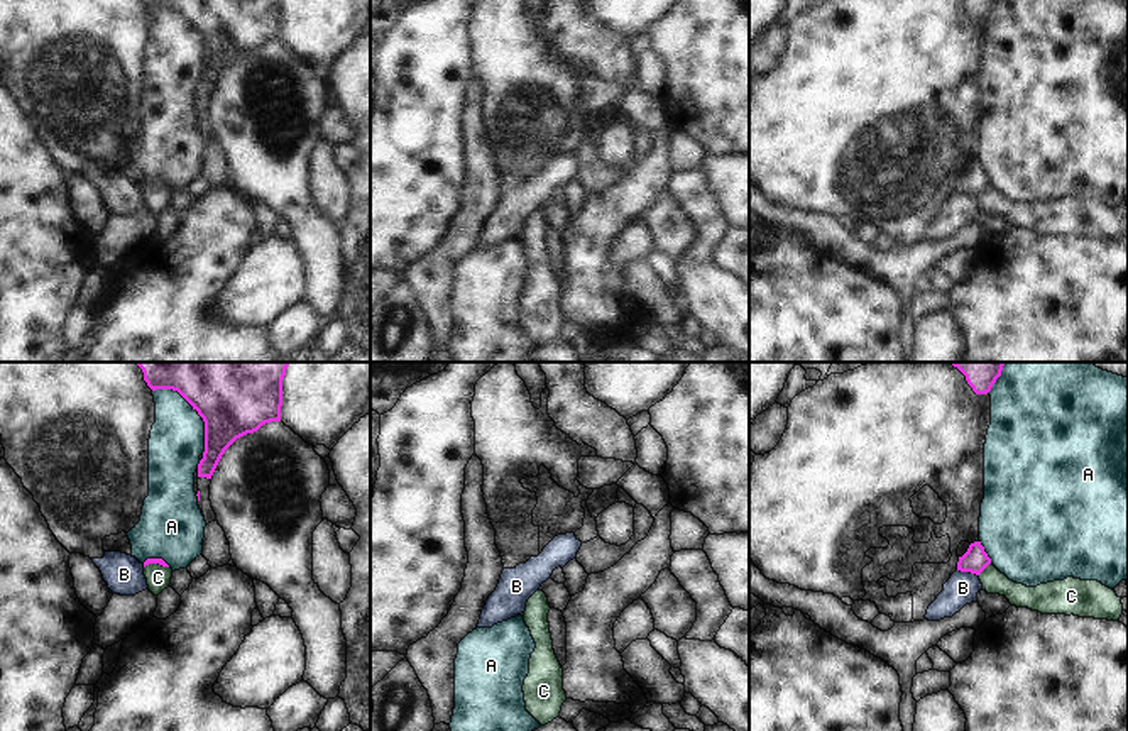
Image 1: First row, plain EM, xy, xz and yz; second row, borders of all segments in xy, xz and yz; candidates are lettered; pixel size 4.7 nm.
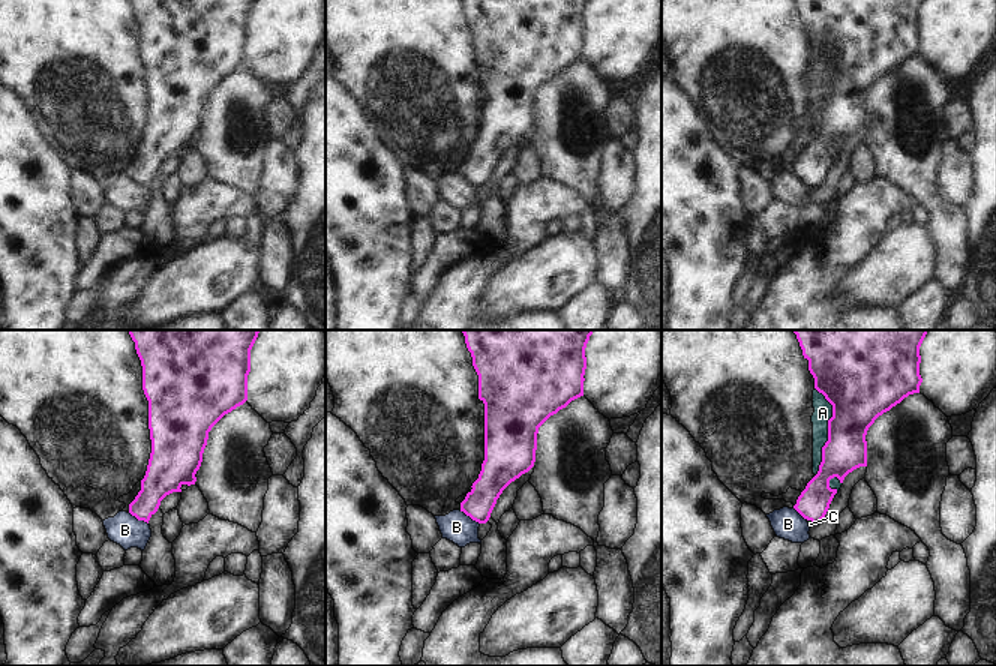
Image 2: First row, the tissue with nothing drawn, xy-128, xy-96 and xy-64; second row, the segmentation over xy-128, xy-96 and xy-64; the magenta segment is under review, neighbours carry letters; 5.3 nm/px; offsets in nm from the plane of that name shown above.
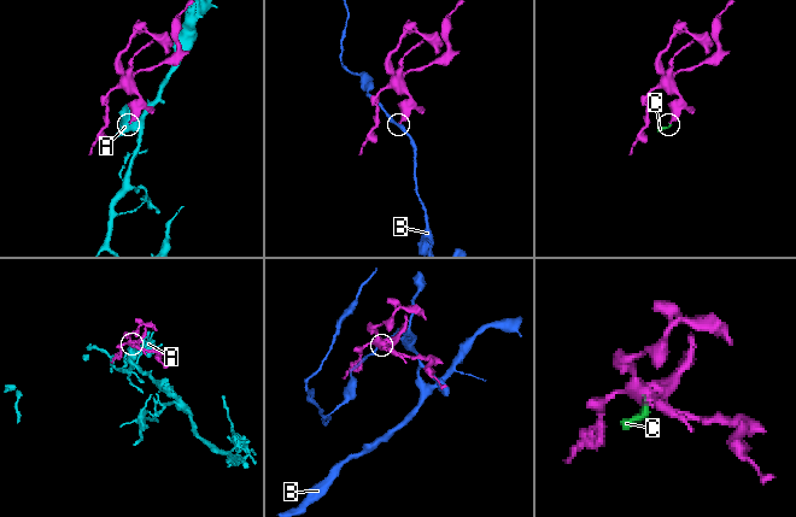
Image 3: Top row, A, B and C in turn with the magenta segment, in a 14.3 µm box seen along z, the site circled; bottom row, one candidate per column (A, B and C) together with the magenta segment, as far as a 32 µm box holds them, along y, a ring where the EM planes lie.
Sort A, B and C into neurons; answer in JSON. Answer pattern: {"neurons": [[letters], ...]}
{"neurons": [["A"], ["B"], ["C"]]}

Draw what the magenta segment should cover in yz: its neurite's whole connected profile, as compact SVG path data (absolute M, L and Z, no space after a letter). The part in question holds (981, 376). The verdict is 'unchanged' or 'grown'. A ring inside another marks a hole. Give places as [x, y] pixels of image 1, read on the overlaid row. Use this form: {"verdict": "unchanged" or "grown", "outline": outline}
{"verdict": "unchanged", "outline": "M950 362L964 376L976 394L991 391L996 379L1001 376L1005 362Z"}

